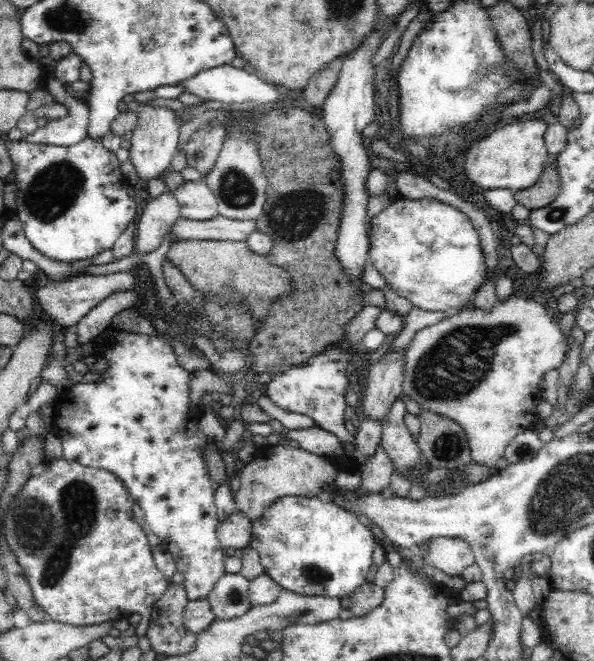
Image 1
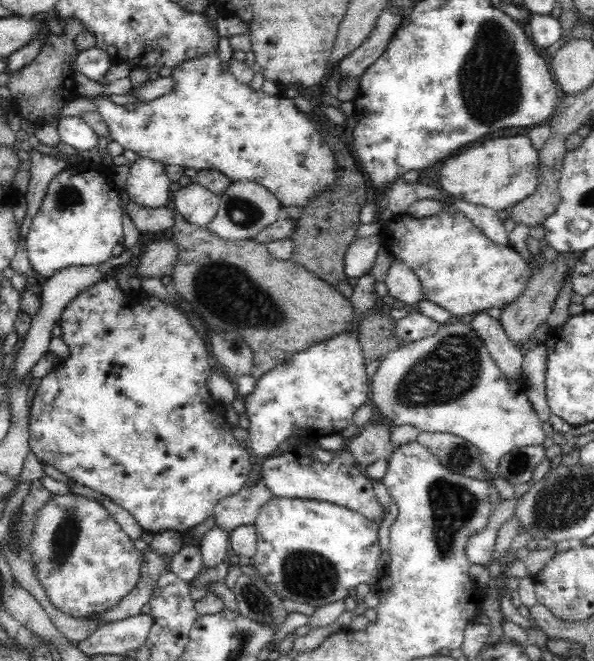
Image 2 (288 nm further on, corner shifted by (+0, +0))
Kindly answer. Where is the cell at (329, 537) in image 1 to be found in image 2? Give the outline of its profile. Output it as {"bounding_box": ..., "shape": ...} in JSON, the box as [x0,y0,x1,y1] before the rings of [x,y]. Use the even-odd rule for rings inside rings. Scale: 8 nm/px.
{"bounding_box":[252,498,380,608],"shape":[[[272,498],[256,518],[258,548],[252,566],[282,600],[322,608],[354,596],[360,584],[378,584],[380,528],[358,512],[322,500]]]}

